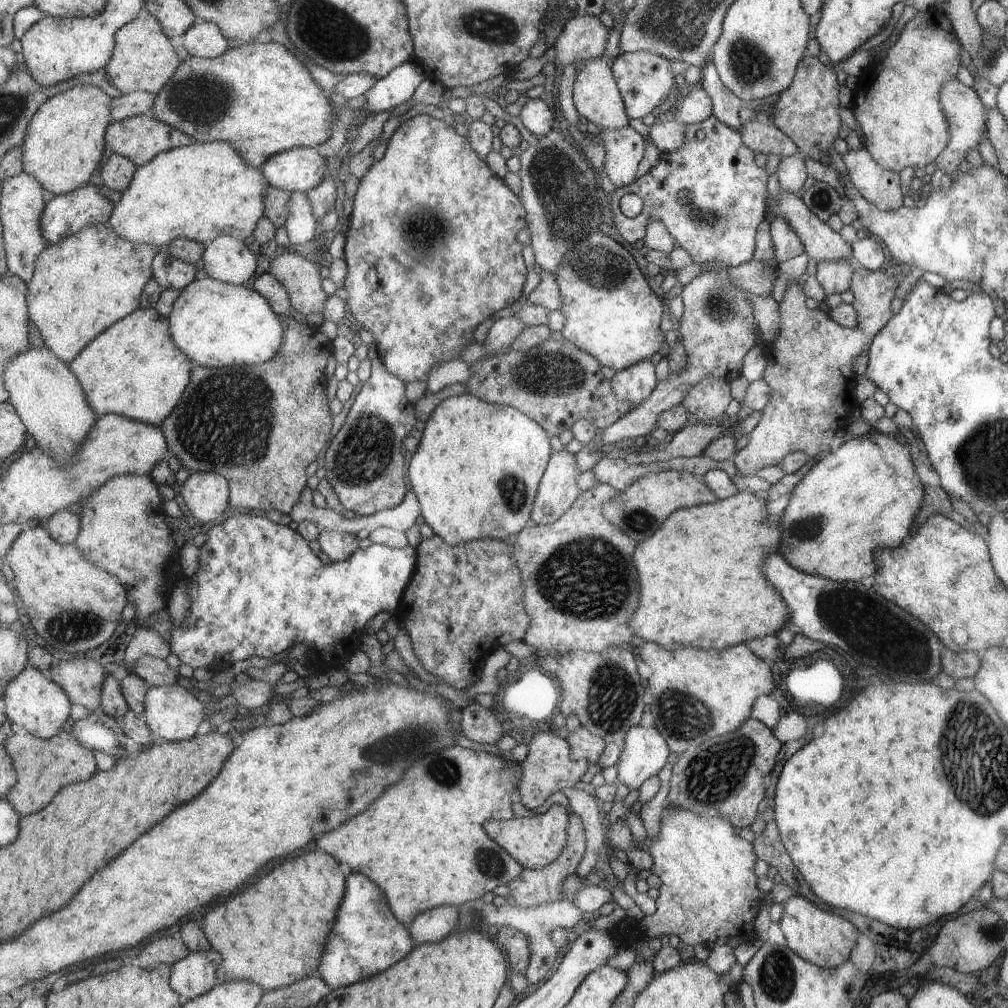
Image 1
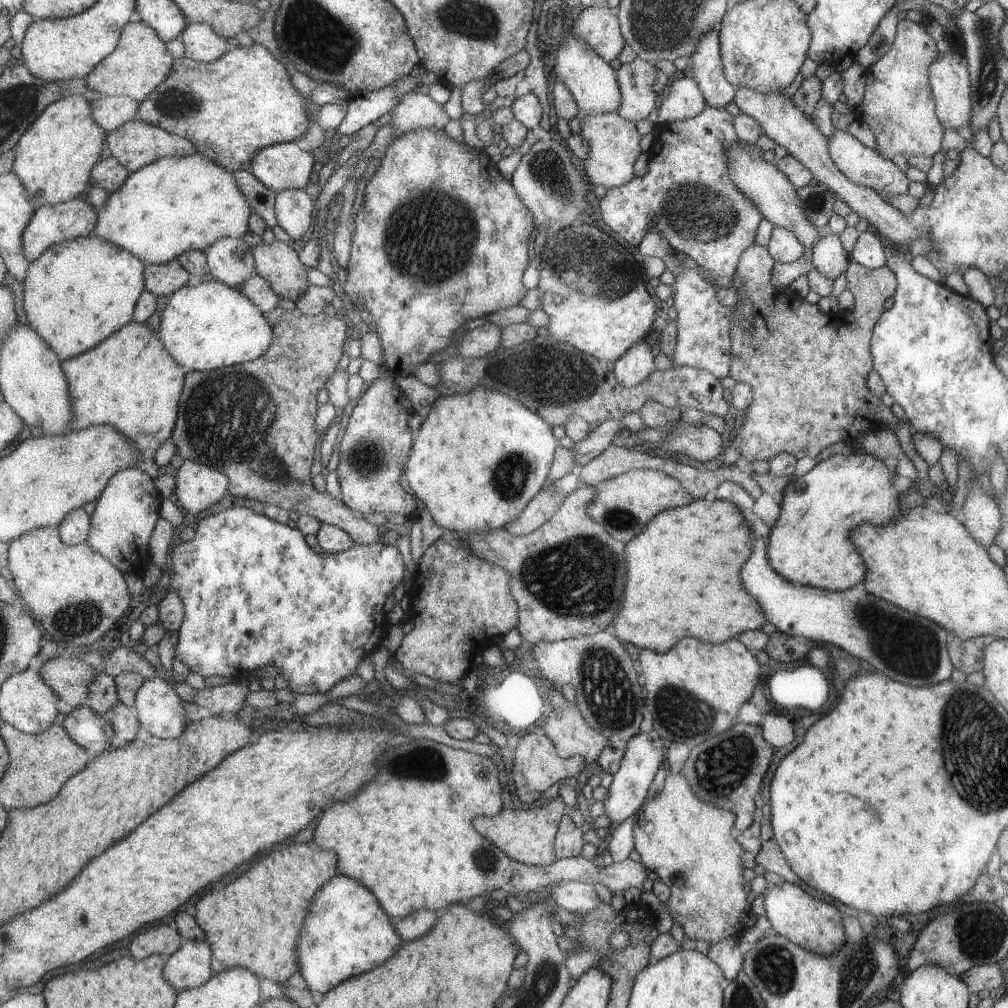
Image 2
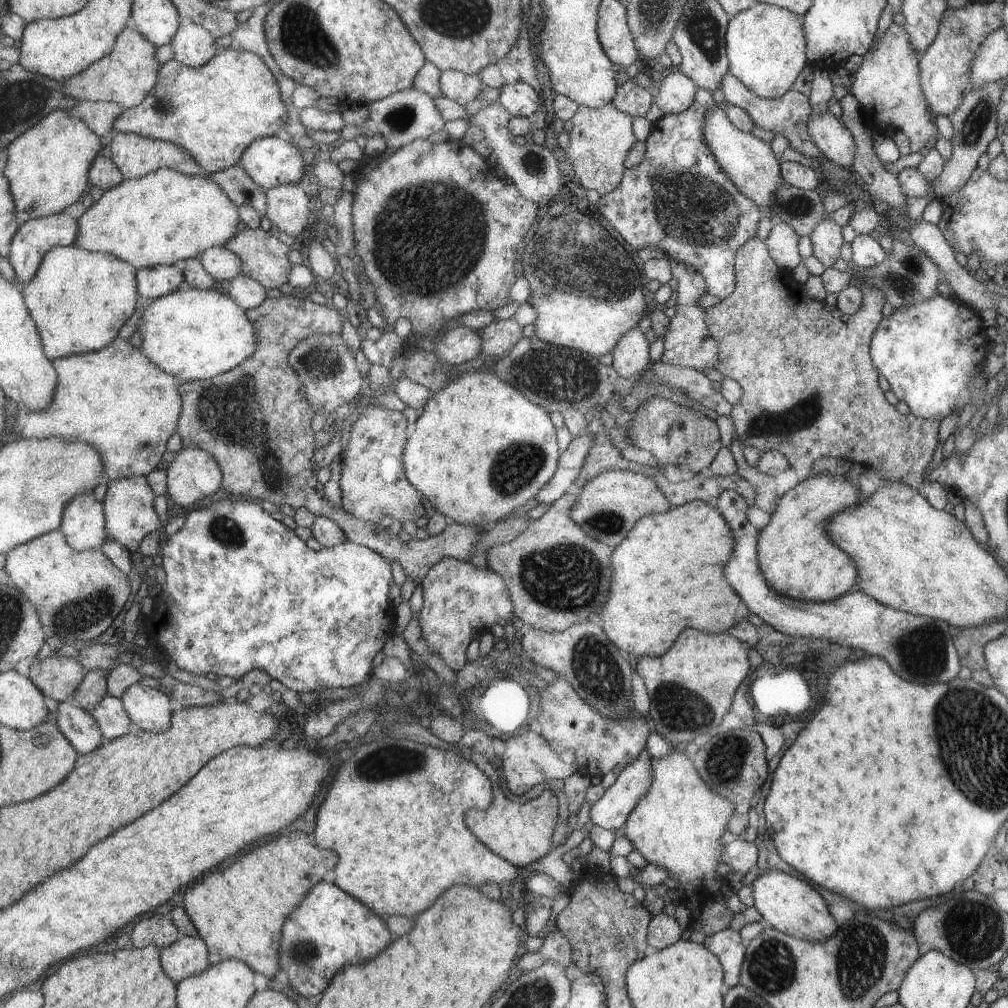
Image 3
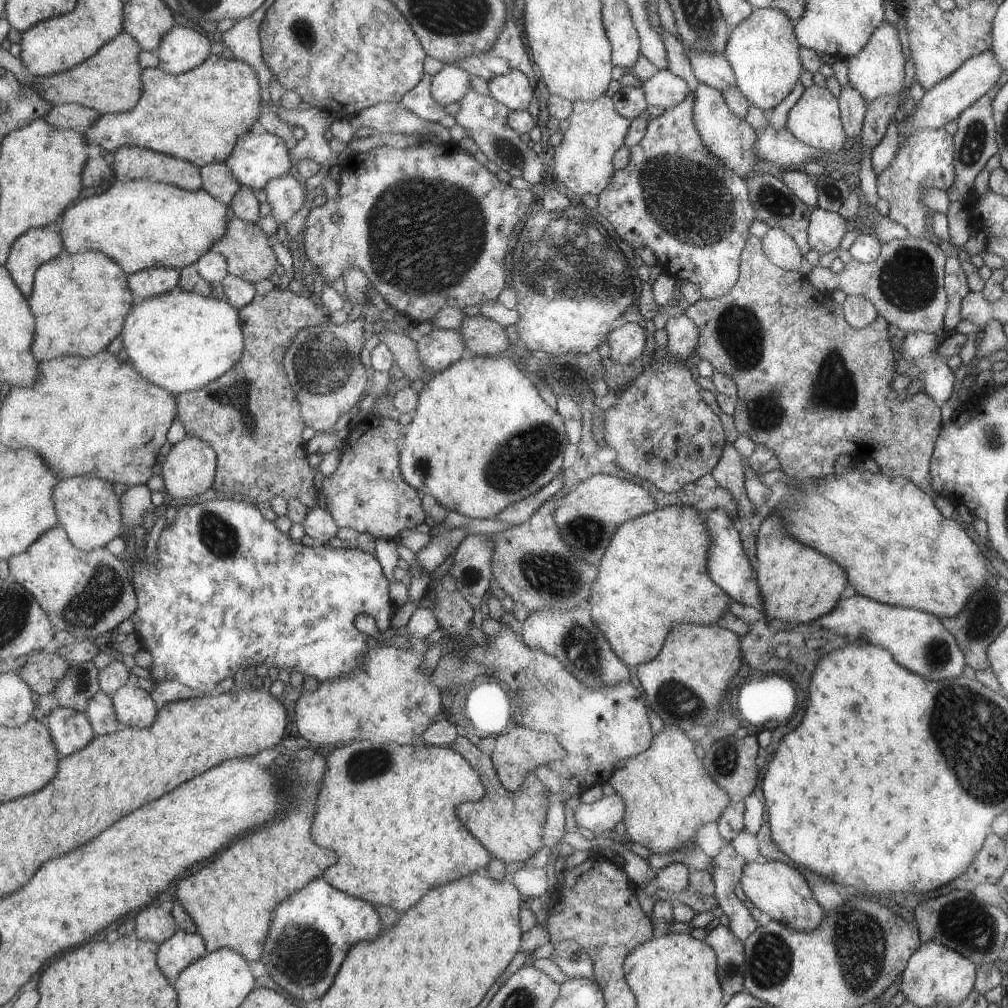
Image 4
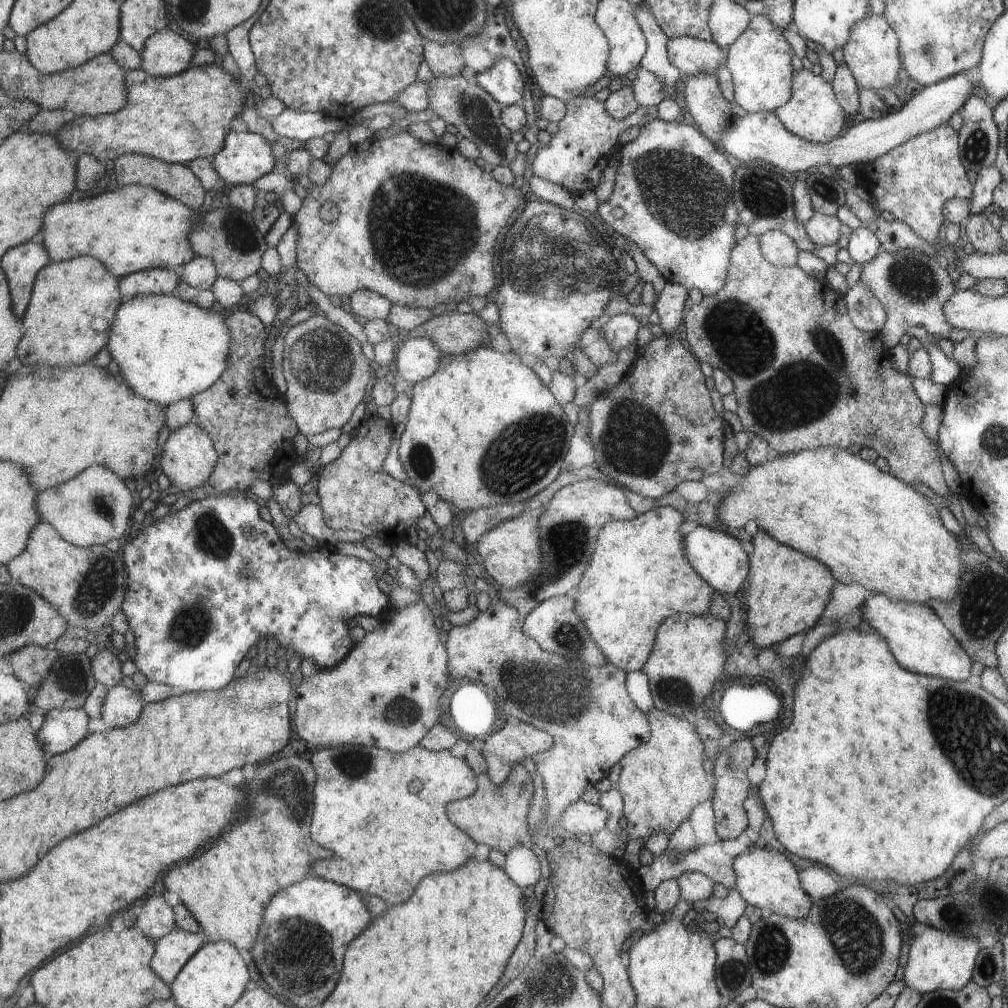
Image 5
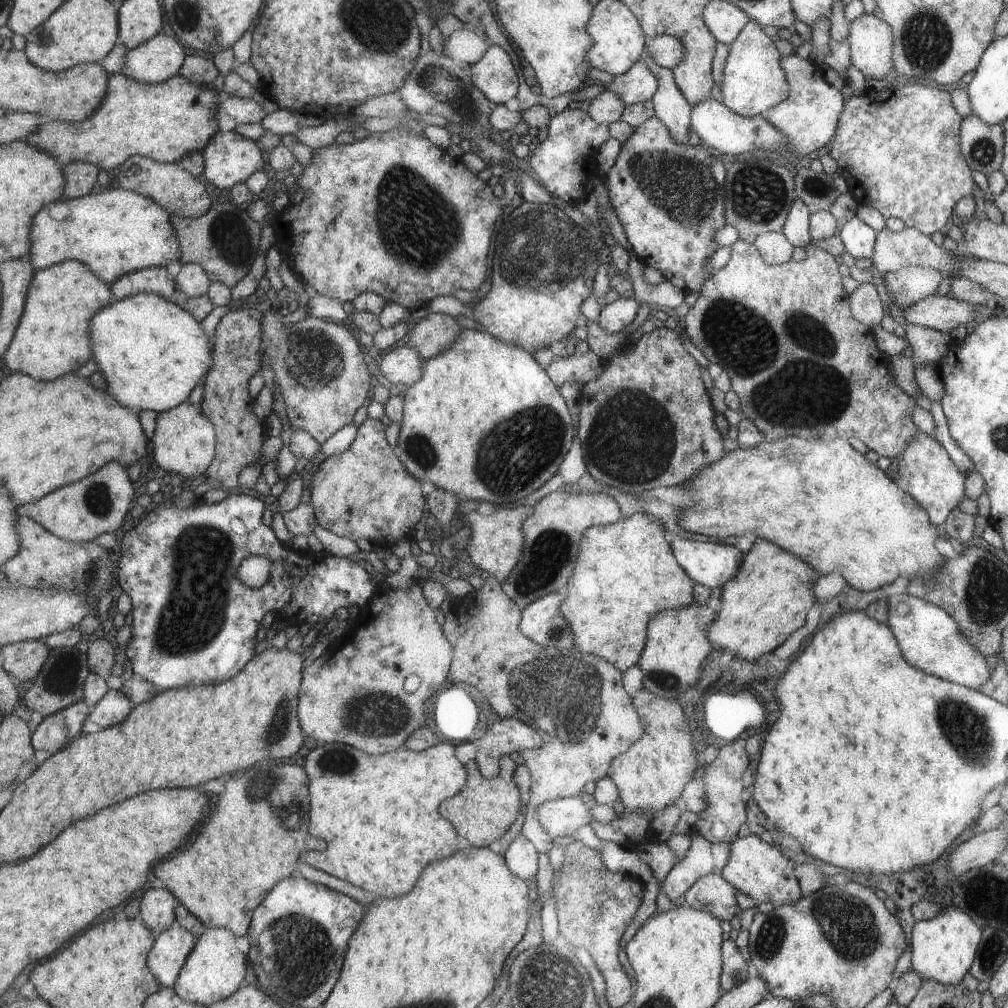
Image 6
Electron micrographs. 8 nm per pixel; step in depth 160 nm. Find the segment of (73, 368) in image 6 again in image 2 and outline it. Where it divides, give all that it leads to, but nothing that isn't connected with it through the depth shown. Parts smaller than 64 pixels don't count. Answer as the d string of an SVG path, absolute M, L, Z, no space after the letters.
M93 234L88 237L81 237L50 246L38 259L35 259L30 264L30 268L27 271L28 277L23 282L24 305L28 314L28 319L30 320L29 325L37 330L37 332L47 340L53 350L59 354L61 361L67 360L71 357L76 357L77 355L95 348L99 343L102 343L106 338L113 335L114 332L117 332L120 328L123 328L126 324L129 324L134 320L134 312L138 306L139 299L147 290L146 266L146 262L141 260L138 256L135 256L135 253Z

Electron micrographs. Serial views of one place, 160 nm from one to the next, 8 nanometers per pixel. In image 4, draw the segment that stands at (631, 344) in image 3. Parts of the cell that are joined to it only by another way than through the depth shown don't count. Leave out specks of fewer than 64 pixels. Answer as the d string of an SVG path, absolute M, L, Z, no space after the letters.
M621 322L619 328L607 334L607 343L611 360L631 365L643 352L645 332L637 323Z

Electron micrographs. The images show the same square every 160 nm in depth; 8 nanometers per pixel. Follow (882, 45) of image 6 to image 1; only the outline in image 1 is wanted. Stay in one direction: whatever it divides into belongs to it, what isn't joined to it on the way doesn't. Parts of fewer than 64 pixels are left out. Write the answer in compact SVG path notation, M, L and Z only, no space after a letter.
M925 9L917 11L904 24L898 39L885 51L883 60L869 63L864 73L859 77L859 90L852 97L851 111L859 125L863 148L884 169L898 173L905 166L921 169L929 162L934 162L946 148L950 140L950 131L946 116L939 100L942 84L951 80L959 70L959 39L955 34L949 34L939 28L933 20L931 12Z

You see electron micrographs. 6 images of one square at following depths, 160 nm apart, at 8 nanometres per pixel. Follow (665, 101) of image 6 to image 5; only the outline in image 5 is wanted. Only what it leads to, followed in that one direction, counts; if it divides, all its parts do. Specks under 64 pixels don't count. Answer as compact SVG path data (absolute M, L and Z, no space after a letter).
M639 1L634 6L634 17L646 37L646 54L642 56L639 66L641 69L655 73L663 82L664 98L673 98L675 84L678 79L683 79L683 76L669 62L666 45L668 38L643 1Z

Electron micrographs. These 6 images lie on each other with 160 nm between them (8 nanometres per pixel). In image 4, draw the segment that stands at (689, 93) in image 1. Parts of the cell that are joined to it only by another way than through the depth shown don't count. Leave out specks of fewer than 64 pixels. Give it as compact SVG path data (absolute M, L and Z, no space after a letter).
M668 69L658 70L641 85L647 107L672 108L684 100L689 92L686 82L673 76Z

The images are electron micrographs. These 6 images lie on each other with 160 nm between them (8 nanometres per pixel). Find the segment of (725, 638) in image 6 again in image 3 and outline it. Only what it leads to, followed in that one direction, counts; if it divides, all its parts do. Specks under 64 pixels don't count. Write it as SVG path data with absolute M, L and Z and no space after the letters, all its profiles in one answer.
M822 472L801 479L790 488L777 502L775 510L770 514L768 523L759 535L759 564L765 580L772 589L780 595L791 597L793 600L827 602L845 594L855 582L858 571L853 560L839 550L828 537L826 527L831 517L847 507L853 507L861 502L859 486L844 479L841 475L831 476Z

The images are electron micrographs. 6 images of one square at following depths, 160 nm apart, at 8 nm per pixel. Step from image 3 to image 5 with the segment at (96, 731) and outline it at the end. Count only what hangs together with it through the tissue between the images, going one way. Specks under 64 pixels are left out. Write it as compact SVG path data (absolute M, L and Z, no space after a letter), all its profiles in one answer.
M53 709L45 713L38 739L45 752L54 757L71 750L89 735L91 717L84 709Z

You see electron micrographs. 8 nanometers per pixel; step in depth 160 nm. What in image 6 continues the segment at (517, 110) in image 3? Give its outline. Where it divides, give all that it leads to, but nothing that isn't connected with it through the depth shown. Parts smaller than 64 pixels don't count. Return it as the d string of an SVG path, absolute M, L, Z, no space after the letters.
M491 45L485 56L479 62L466 67L470 72L470 78L480 91L497 105L507 104L517 94L517 76L511 66L511 56L506 49L499 45Z

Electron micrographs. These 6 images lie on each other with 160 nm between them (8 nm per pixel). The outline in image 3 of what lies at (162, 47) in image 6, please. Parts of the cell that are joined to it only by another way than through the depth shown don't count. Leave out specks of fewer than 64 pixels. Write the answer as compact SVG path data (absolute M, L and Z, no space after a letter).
M183 24L171 42L175 59L190 67L200 67L213 60L221 52L216 36L203 25Z

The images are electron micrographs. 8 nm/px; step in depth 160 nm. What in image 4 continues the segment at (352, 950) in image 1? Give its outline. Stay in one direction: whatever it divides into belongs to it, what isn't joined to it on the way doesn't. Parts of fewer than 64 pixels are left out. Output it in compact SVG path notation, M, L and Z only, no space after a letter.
M323 877L311 880L305 888L287 896L275 910L275 928L271 928L271 940L267 936L264 956L261 956L259 970L268 974L281 988L295 999L304 1002L323 1000L335 982L351 948L359 942L377 940L383 932L383 922L377 908L363 898L353 896L334 888Z

